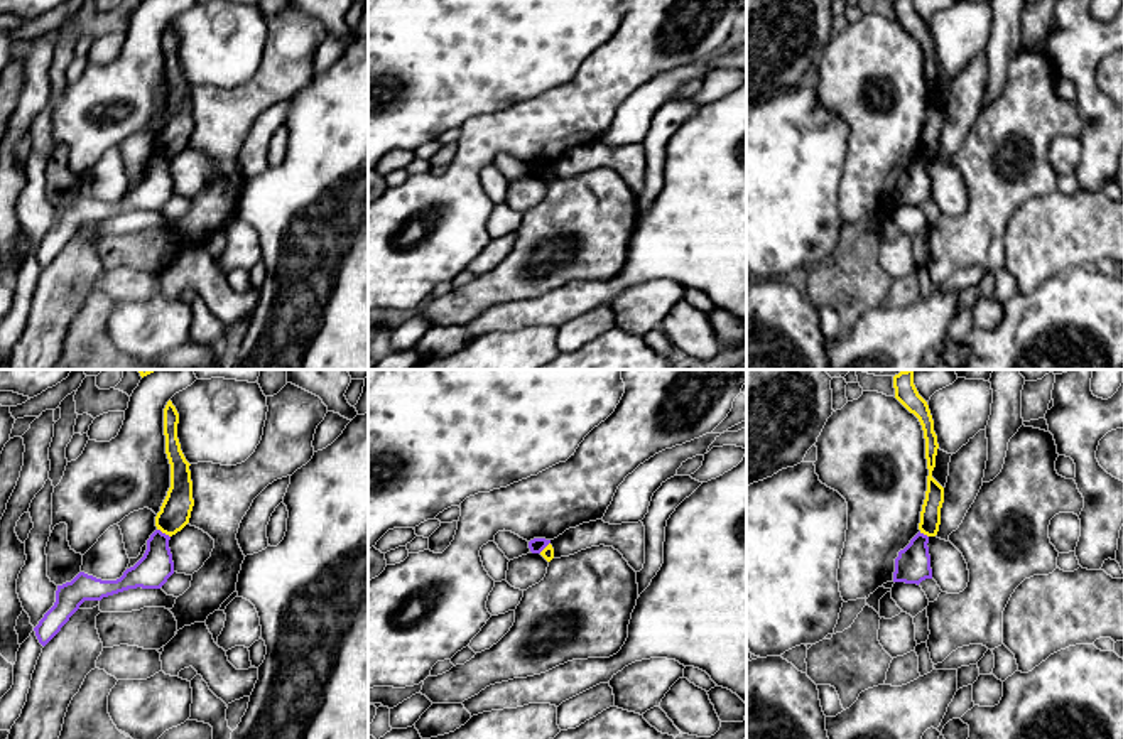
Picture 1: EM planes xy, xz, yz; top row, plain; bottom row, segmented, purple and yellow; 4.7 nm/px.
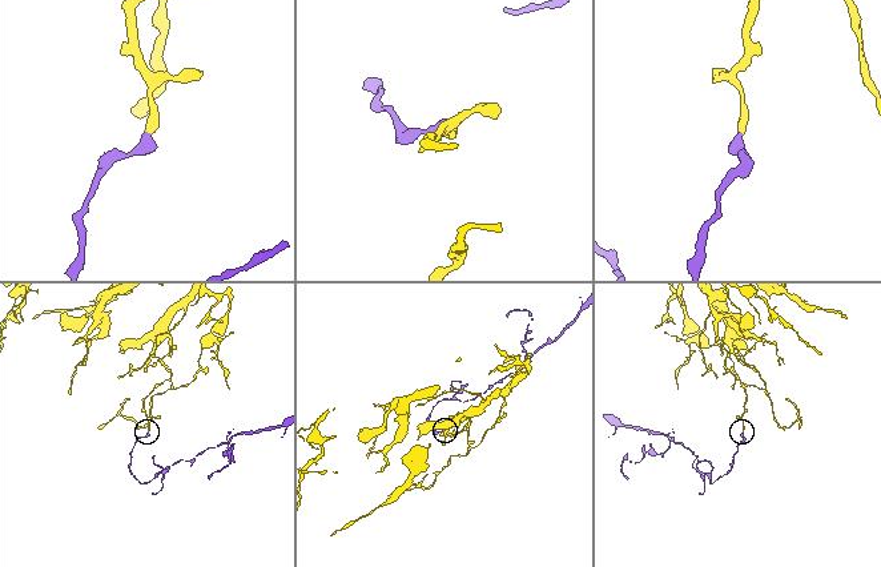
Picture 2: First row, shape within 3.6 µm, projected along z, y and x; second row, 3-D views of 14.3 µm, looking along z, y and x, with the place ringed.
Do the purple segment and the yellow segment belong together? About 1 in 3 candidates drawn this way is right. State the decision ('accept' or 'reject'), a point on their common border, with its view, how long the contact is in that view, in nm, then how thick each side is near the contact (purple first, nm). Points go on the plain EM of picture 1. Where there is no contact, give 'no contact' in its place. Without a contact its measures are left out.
reject; meets purple in xy at (164, 156); contact 80 nm long; 160 nm thick on the purple side, 150 nm on the other

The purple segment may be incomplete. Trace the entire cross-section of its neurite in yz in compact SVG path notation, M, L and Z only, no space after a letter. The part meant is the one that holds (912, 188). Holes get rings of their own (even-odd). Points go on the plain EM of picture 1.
M917 155L910 165L898 174L895 181L893 204L920 206L925 201L932 201L929 159Z

